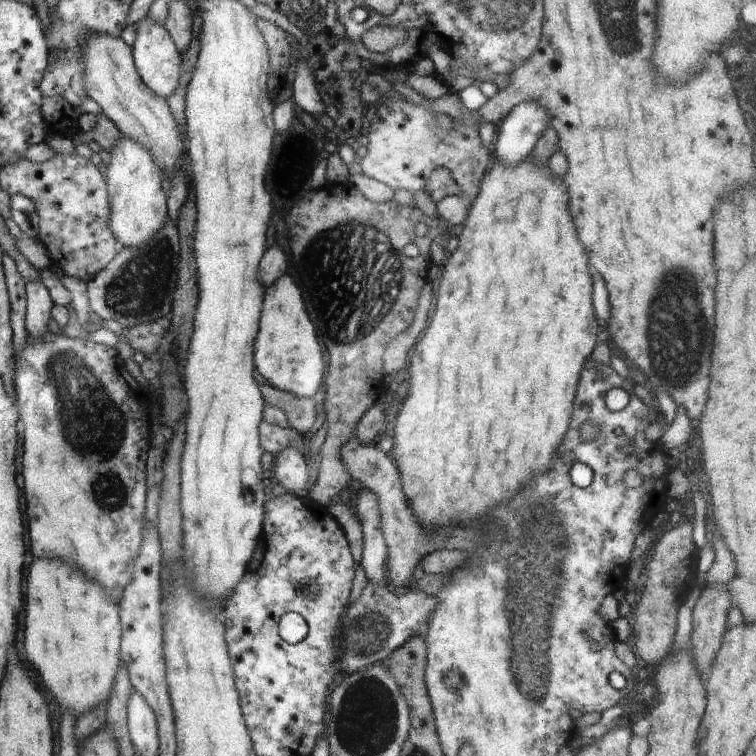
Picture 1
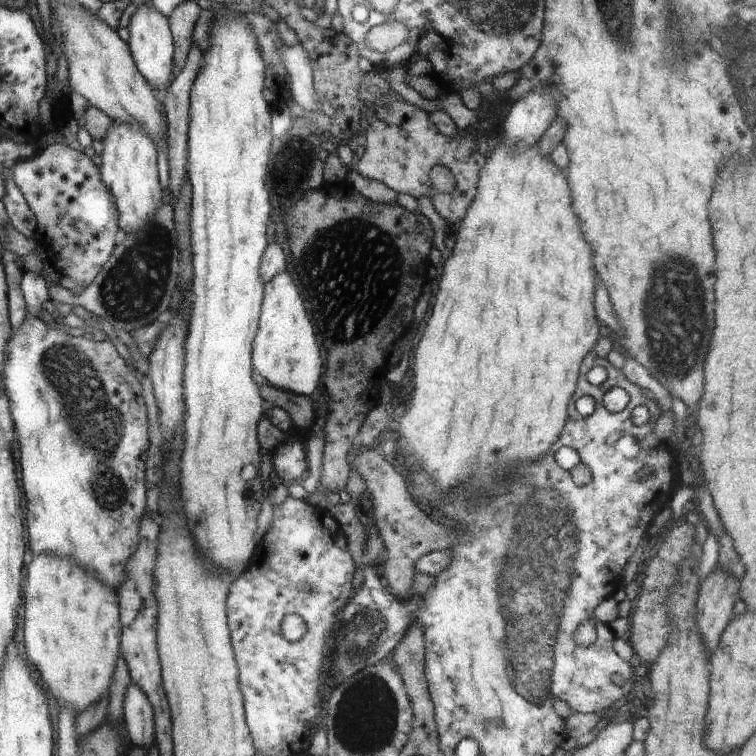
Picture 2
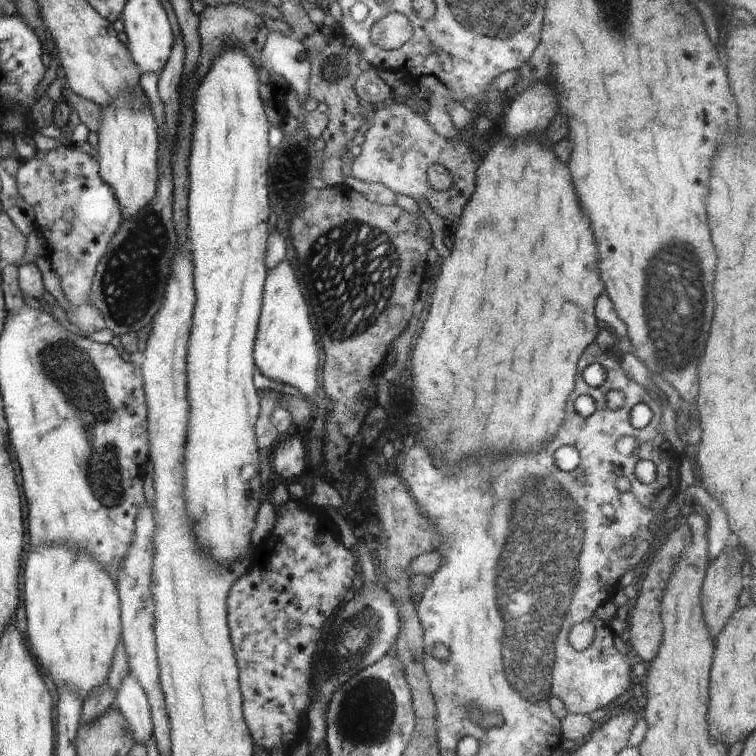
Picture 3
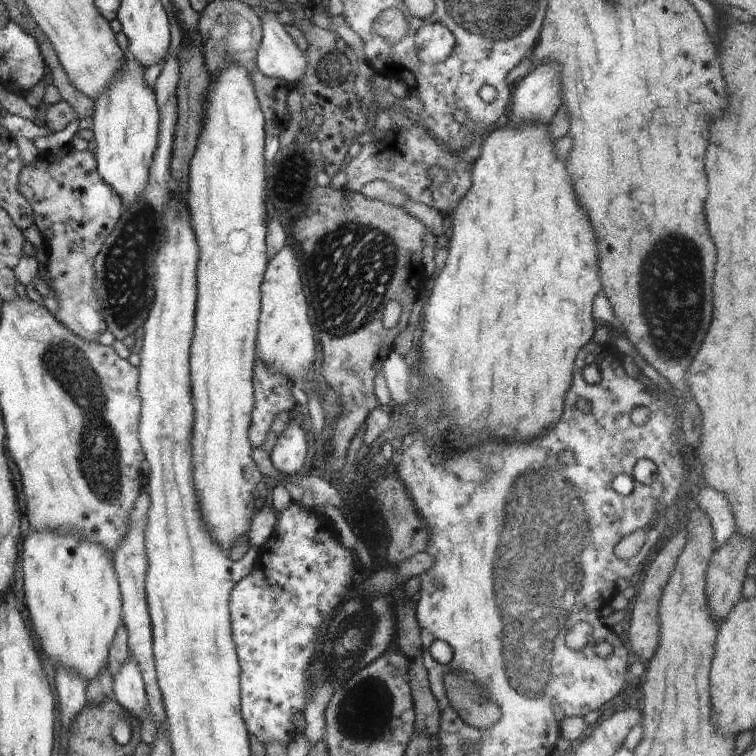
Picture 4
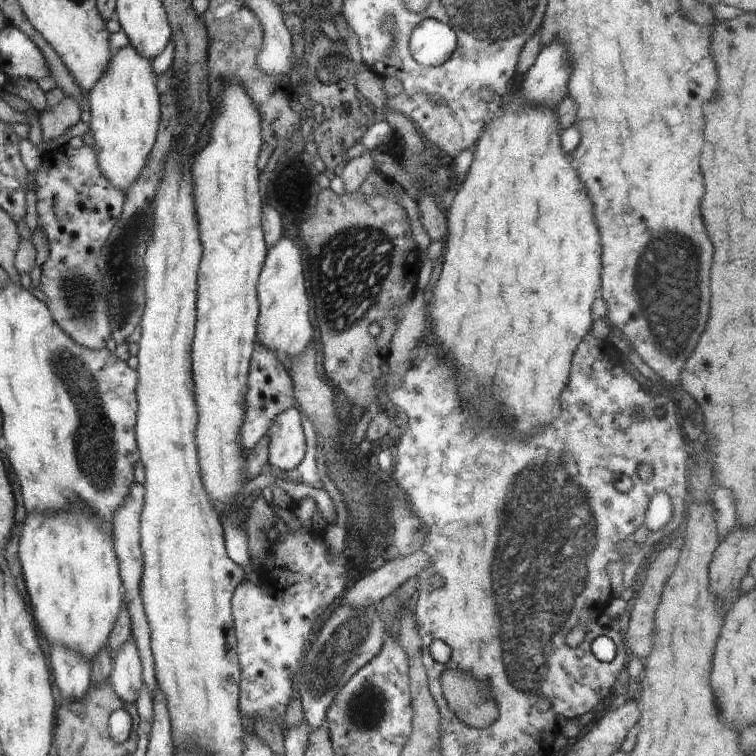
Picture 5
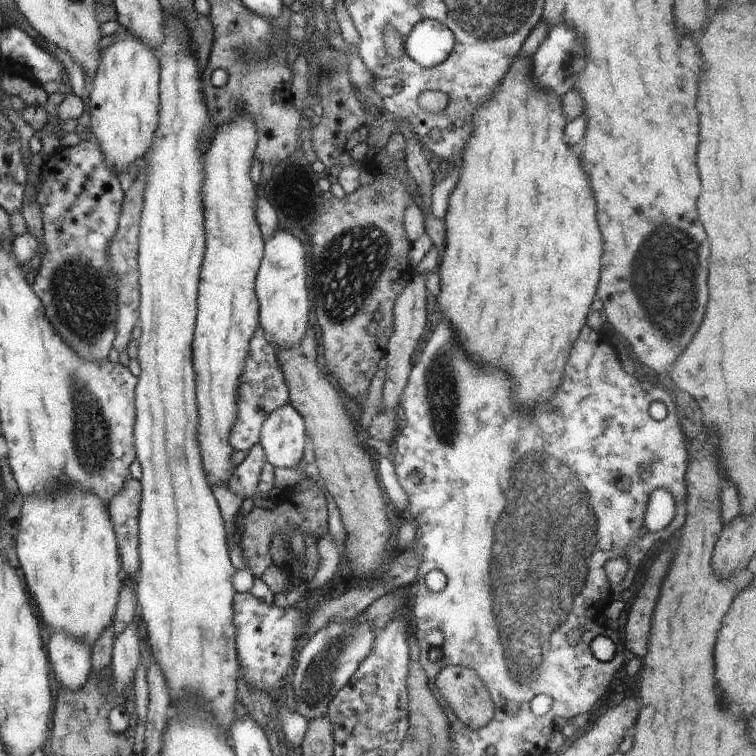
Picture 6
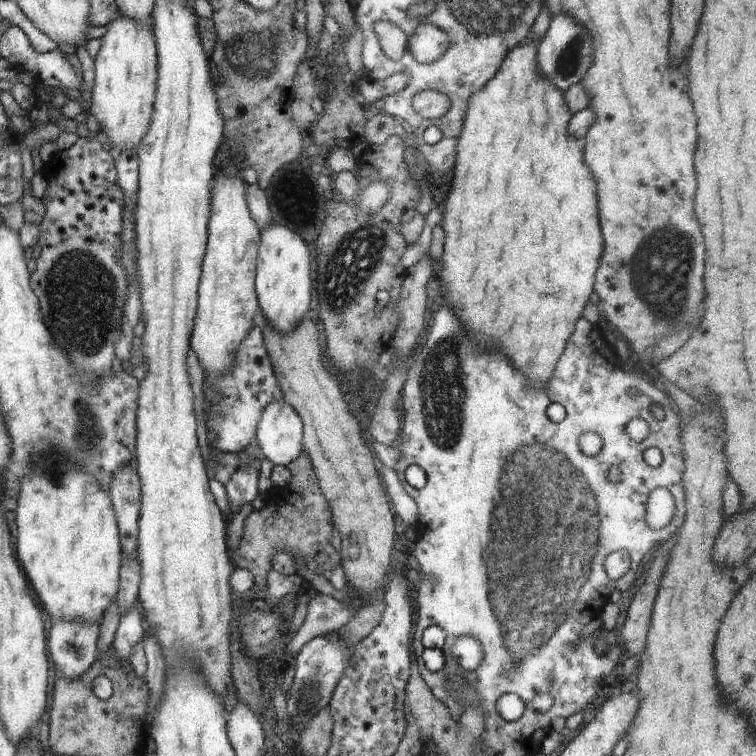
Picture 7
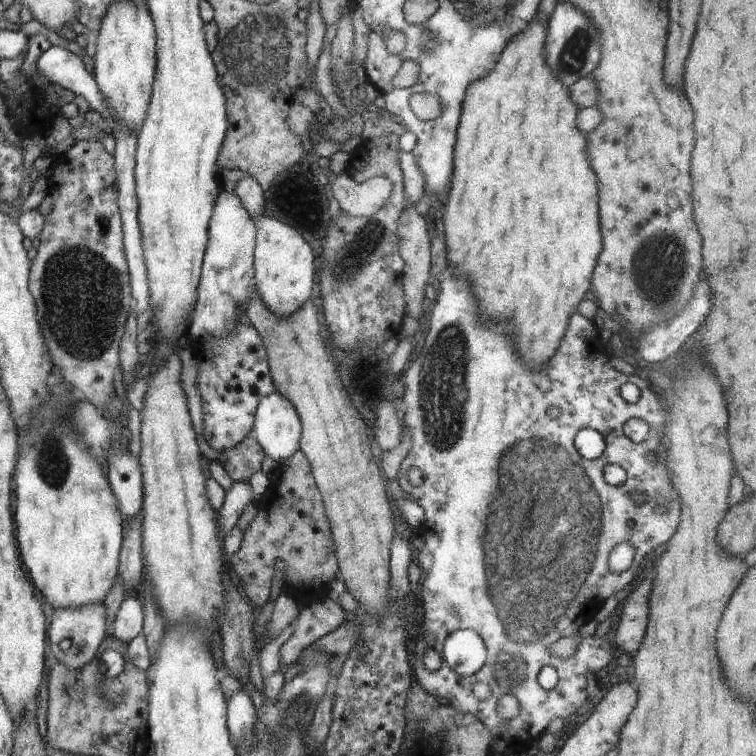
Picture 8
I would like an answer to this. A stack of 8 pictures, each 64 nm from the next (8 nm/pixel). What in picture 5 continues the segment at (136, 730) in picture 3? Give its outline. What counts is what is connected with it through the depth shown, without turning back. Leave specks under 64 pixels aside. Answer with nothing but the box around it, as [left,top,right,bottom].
[110,636,142,708]

